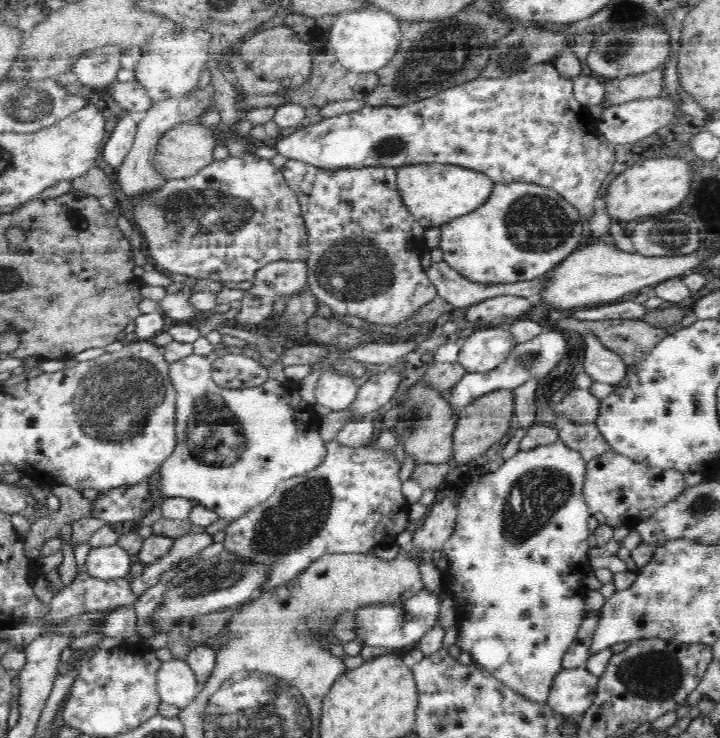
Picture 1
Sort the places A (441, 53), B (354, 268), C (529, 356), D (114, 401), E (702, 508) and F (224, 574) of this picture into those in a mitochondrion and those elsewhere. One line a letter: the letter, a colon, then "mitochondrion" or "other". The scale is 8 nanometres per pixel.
A: mitochondrion
B: mitochondrion
C: mitochondrion
D: mitochondrion
E: mitochondrion
F: mitochondrion

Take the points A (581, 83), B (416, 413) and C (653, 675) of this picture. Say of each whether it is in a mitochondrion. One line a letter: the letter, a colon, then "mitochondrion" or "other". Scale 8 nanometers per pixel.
A: other
B: mitochondrion
C: mitochondrion

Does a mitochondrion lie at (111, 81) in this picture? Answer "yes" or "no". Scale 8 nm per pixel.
no

